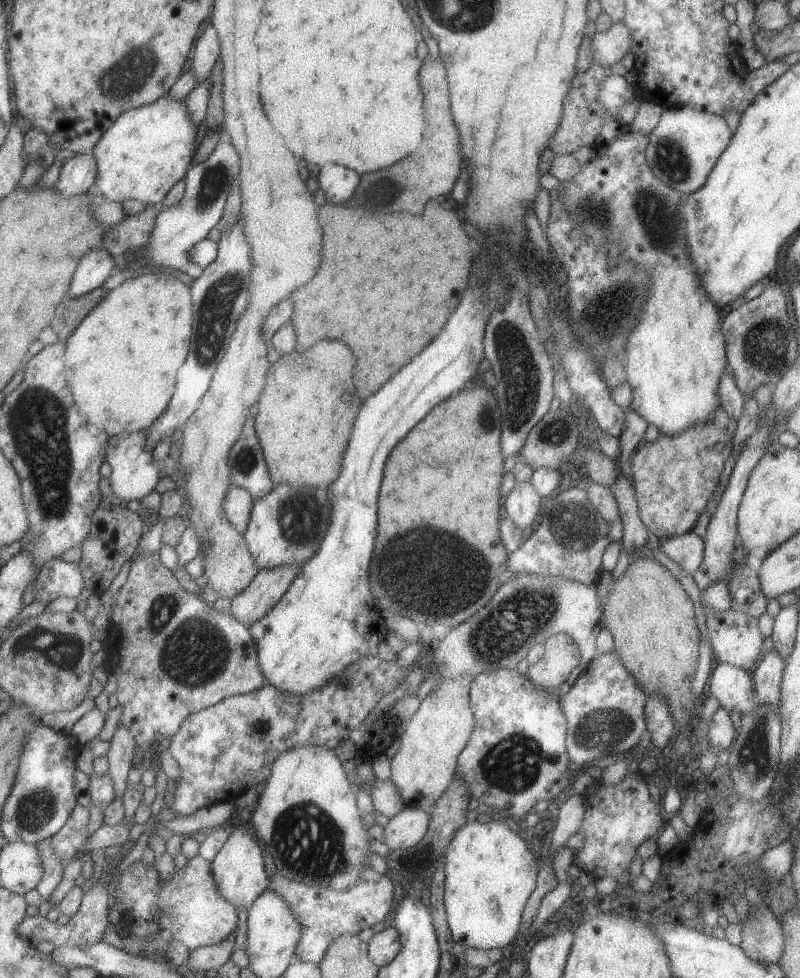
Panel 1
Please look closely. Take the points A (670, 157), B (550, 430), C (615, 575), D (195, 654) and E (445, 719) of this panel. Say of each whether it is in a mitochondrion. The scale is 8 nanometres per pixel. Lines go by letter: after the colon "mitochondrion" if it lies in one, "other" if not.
A: mitochondrion
B: mitochondrion
C: other
D: mitochondrion
E: other

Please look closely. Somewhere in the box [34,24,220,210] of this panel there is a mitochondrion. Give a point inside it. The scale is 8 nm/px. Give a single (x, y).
(126, 74)

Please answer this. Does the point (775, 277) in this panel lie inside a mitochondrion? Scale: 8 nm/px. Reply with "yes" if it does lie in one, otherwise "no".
no

